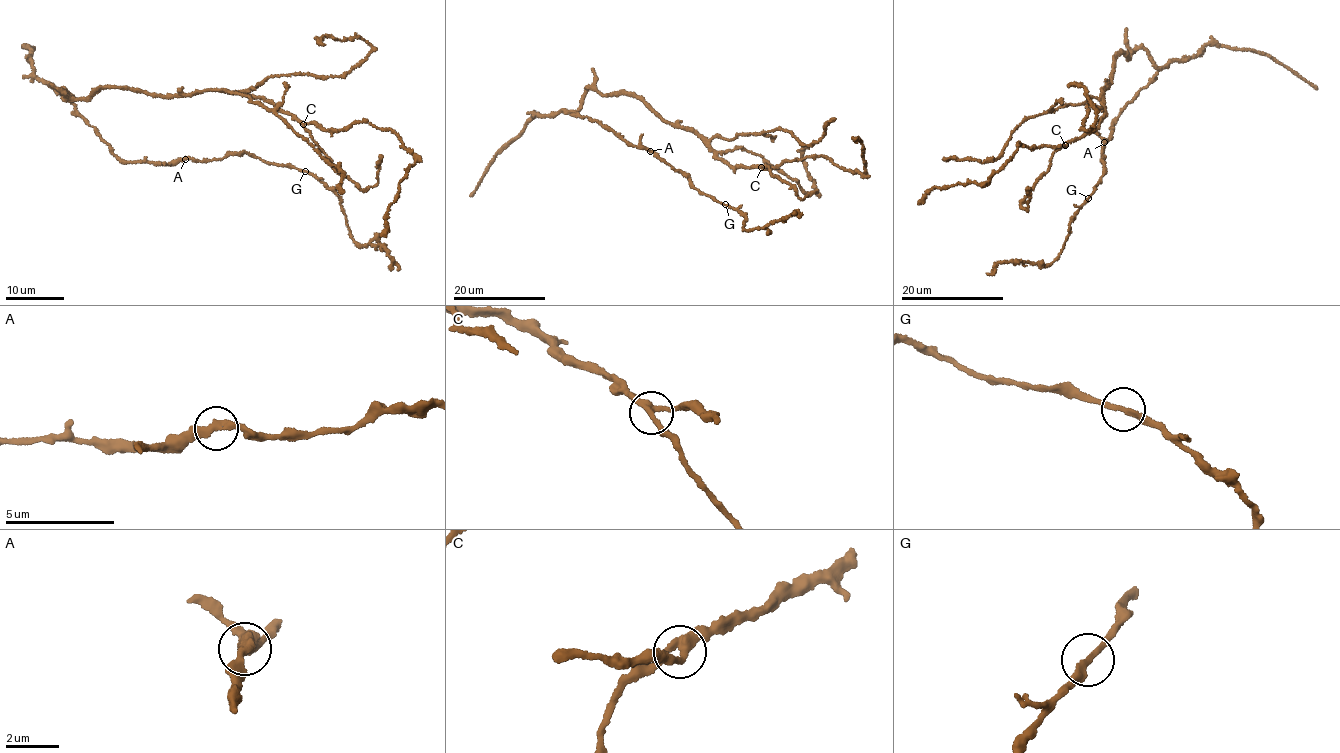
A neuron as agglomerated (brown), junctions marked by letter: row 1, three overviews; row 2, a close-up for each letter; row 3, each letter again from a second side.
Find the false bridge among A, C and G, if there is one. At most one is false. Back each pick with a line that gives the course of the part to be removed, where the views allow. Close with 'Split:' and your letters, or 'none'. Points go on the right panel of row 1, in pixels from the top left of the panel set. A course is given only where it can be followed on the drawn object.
Split: none

